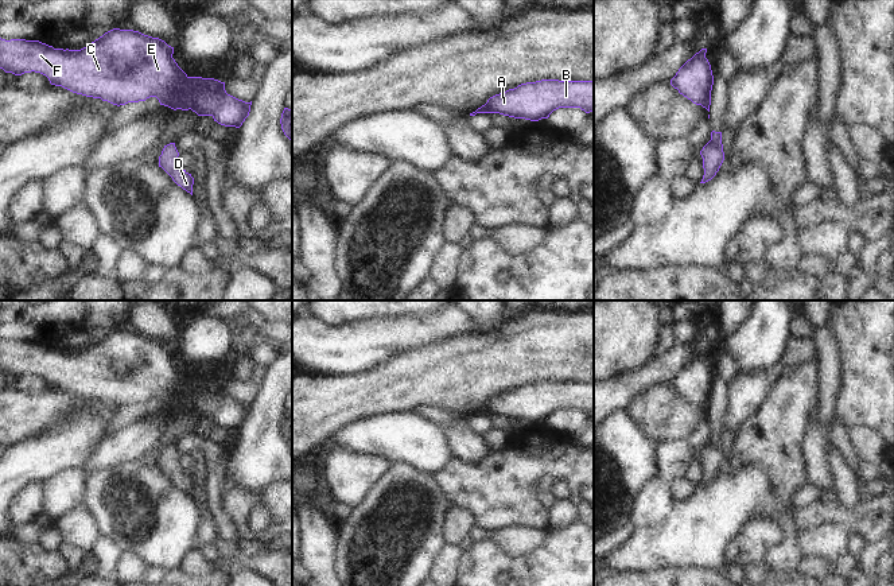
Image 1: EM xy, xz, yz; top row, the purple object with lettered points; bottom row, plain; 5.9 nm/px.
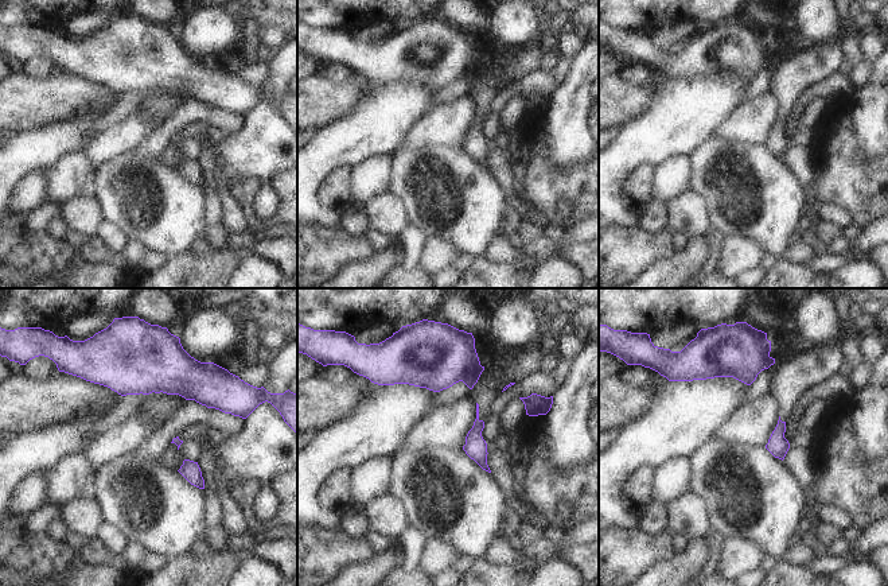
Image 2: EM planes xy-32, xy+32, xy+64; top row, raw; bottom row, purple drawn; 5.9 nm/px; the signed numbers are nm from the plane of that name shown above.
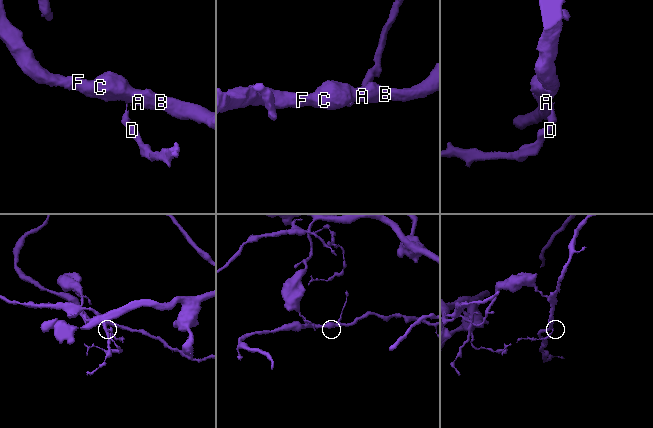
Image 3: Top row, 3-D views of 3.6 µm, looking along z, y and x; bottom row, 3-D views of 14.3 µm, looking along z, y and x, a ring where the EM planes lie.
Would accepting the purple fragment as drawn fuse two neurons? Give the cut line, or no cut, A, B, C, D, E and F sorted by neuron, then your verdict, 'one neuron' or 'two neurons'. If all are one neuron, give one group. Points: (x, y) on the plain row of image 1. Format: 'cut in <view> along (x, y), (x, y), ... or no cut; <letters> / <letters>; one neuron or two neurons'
cut in xy along (171, 408), (175, 411); A B C E F / D; two neurons

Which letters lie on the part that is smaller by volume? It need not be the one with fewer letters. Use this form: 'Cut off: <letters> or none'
Cut off: D

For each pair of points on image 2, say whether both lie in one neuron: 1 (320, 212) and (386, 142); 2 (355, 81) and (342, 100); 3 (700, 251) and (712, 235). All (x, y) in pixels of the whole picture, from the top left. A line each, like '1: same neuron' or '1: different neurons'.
1: same neuron
2: same neuron
3: different neurons

